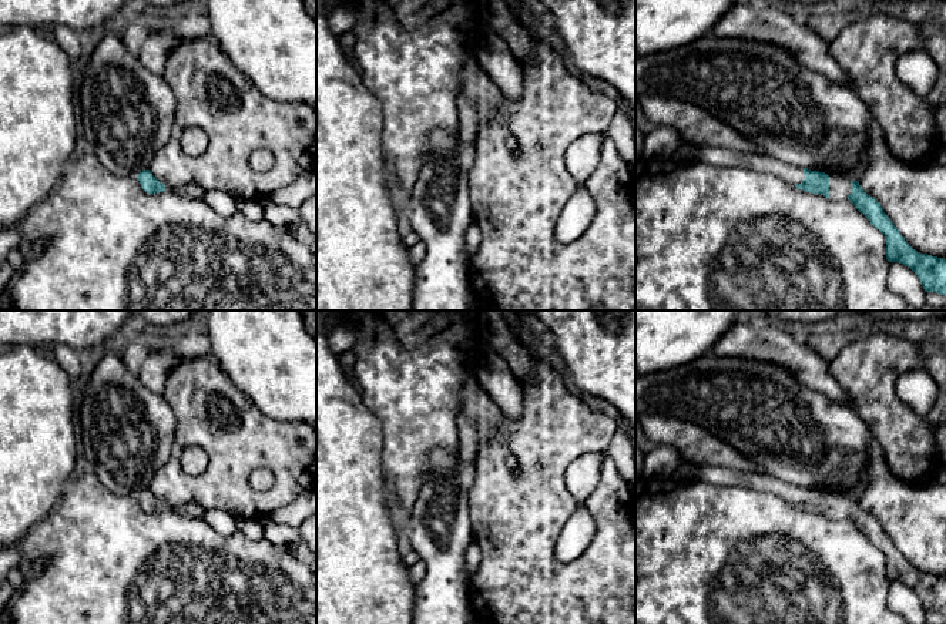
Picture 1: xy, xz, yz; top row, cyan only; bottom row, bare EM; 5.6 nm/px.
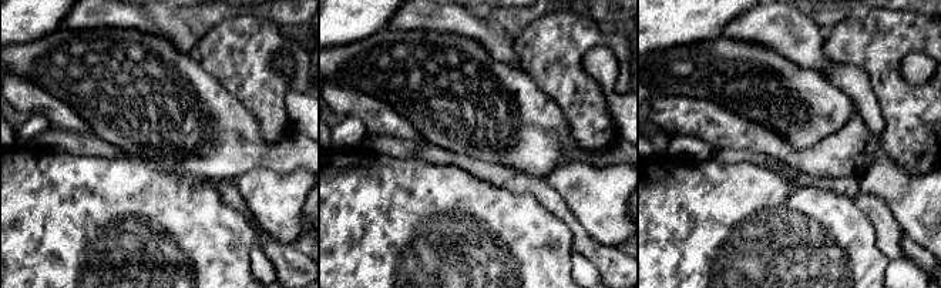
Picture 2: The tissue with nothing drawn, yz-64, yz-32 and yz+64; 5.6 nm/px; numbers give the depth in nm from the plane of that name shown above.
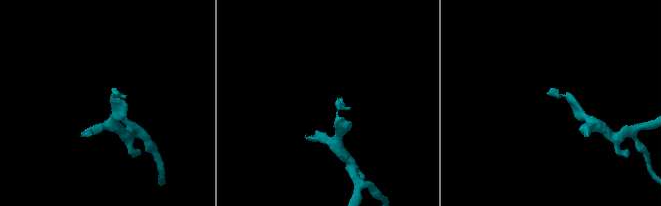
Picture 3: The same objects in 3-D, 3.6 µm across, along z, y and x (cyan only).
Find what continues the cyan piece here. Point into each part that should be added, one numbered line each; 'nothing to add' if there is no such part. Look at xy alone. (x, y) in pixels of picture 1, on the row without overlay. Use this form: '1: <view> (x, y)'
nothing to add

